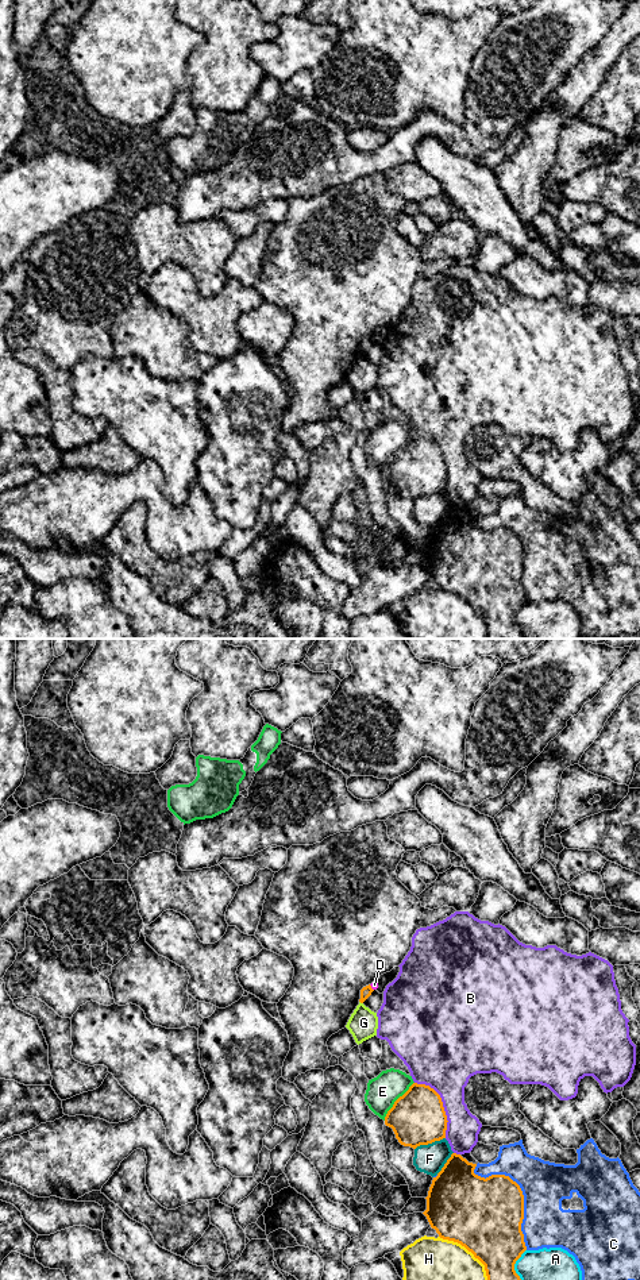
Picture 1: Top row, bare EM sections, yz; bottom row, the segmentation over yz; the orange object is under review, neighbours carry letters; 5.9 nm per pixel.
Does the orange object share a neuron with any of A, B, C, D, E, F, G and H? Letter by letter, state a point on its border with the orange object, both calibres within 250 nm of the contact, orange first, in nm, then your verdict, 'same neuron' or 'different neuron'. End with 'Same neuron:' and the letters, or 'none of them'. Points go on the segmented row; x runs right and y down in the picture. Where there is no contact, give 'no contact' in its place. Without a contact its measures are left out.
A: meets orange in yz at (515, 1263); 360 nm thick on the orange side, 190 nm on the other; different neuron
B: meets orange in yz at (442, 1105); 320 nm thick on the orange side, 340 nm on the other; different neuron
C: meets orange in yz at (521, 1191); 440 nm thick on the orange side, 280 nm on the other; different neuron
D: meets orange in yz at (370, 987); 70 nm thick on the orange side, 50 nm on the other; different neuron
E: meets orange in yz at (396, 1101); 320 nm thick on the orange side, 190 nm on the other; different neuron
F: meets orange in yz at (430, 1142); 320 nm thick on the orange side, 180 nm on the other; different neuron
G: meets orange in yz at (361, 1002); 70 nm thick on the orange side, 170 nm on the other; different neuron
H: meets orange in yz at (469, 1250); 440 nm thick on the orange side, 260 nm on the other; different neuron
Same neuron: none of them

